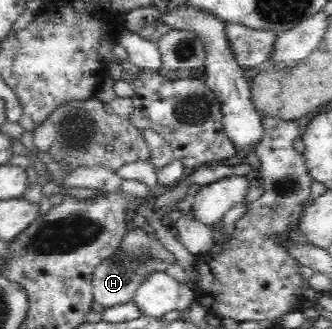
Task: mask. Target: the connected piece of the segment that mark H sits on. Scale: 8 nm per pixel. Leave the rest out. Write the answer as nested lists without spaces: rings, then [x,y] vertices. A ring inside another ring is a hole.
[[[139,223],[127,232],[123,246],[124,249],[110,255],[110,258],[100,263],[97,270],[93,271],[93,301],[100,303],[103,307],[117,306],[132,301],[140,283],[150,273],[166,272],[177,261],[176,257],[162,245],[155,235],[149,235],[143,231]]]

